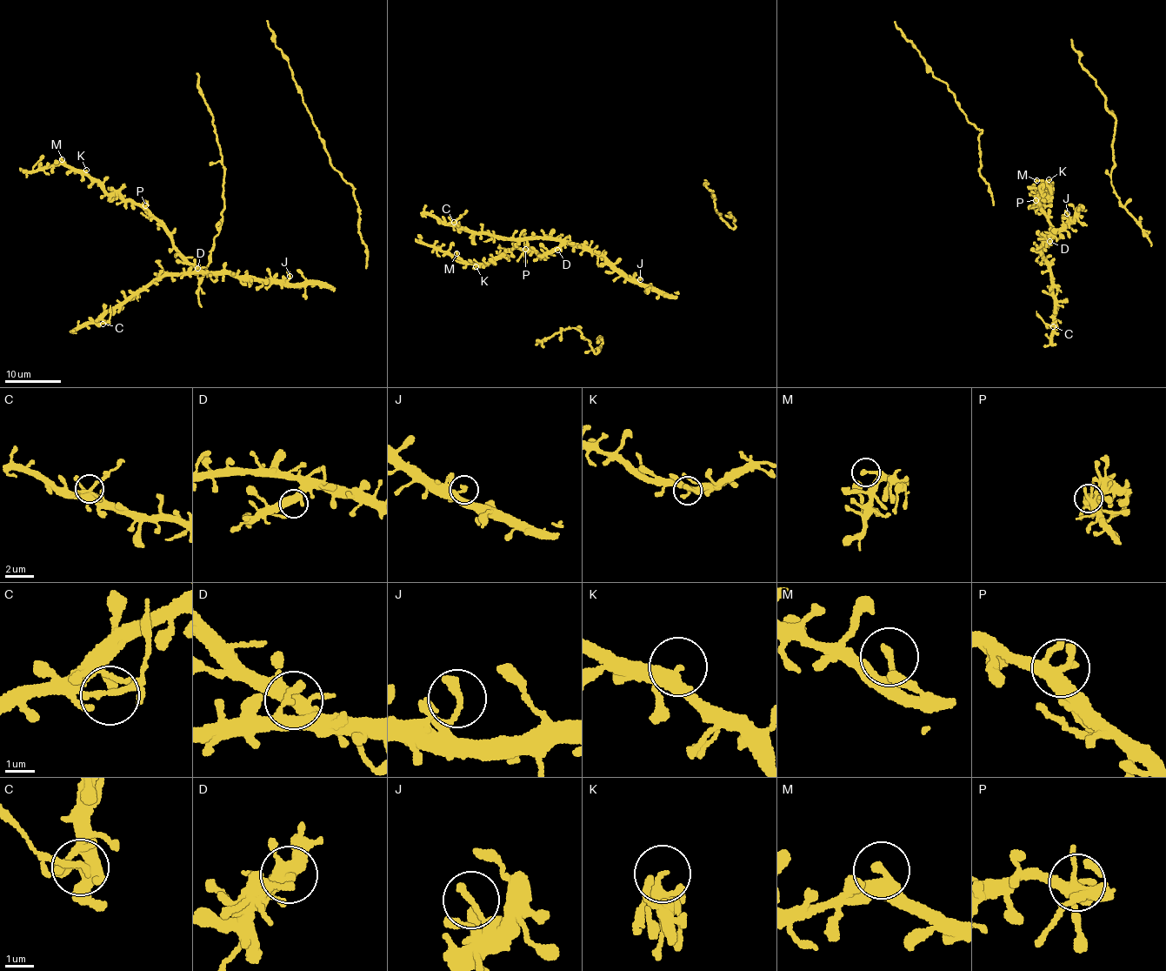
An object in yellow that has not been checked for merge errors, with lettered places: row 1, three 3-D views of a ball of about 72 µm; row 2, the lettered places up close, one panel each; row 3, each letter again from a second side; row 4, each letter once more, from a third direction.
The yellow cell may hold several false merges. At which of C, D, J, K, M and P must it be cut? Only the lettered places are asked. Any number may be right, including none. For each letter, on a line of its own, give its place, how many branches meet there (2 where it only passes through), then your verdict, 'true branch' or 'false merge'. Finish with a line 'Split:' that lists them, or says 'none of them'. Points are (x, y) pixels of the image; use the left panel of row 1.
C: at (103, 324); 2 branches meet; true branch
D: at (197, 268); 4 branches meet; true branch
J: at (289, 276); 1 branches meet; true branch
K: at (86, 170); 2 branches meet; true branch
M: at (62, 159); 1 branches meet; true branch
P: at (145, 205); 4 branches meet; true branch
Split: none of them

